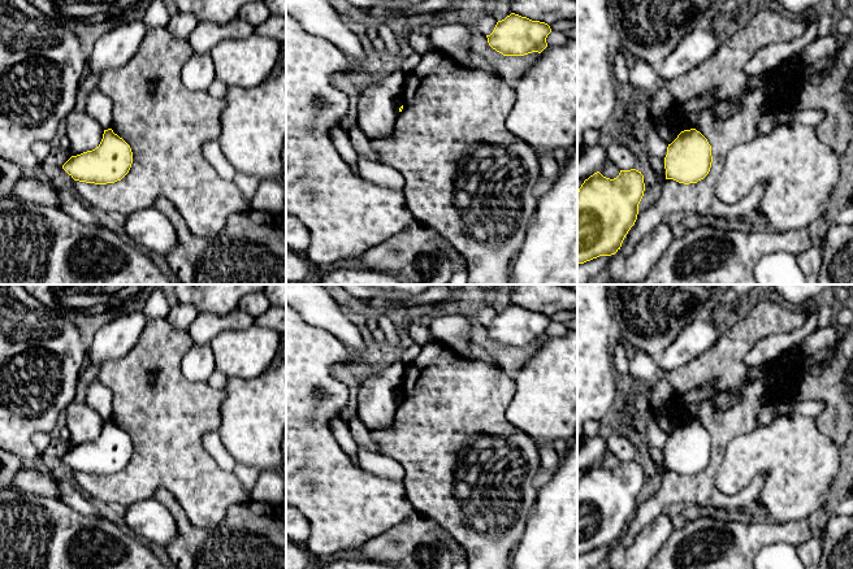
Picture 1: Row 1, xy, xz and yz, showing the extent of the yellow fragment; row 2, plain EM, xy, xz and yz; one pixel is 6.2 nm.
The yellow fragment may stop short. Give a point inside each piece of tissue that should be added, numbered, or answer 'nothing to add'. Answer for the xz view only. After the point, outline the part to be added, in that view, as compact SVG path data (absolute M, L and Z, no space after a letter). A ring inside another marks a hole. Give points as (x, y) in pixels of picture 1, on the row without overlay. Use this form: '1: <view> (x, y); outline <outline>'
nothing to add

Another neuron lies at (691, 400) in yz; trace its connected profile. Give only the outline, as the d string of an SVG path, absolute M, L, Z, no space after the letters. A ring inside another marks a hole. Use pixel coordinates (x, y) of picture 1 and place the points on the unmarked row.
M705 383L701 387L690 390L680 396L683 418L685 421L694 420L700 404L711 395L711 385Z

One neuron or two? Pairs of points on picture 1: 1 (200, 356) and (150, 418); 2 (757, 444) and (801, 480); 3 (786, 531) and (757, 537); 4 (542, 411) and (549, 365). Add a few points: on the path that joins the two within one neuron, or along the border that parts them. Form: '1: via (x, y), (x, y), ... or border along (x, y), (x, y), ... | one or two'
1: border along (193, 346), (182, 359), (181, 373), (204, 383) | two
2: via (767, 450), (771, 450), (791, 469) | one
3: via (779, 531), (763, 533) | one
4: via (549, 399), (549, 377) | one

